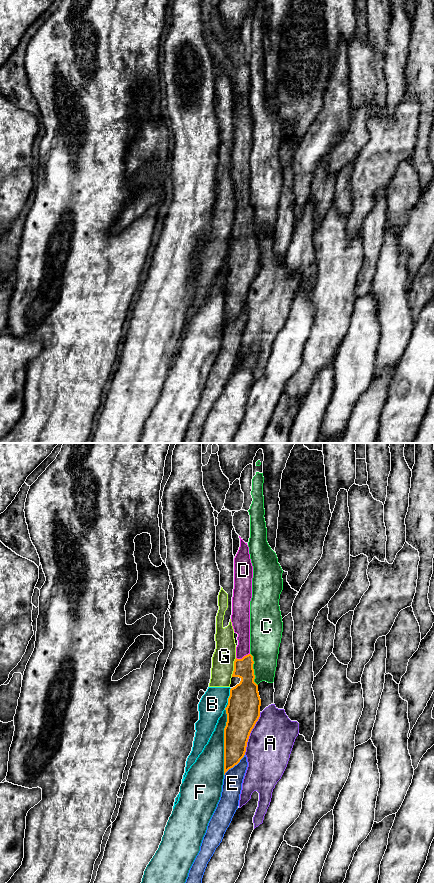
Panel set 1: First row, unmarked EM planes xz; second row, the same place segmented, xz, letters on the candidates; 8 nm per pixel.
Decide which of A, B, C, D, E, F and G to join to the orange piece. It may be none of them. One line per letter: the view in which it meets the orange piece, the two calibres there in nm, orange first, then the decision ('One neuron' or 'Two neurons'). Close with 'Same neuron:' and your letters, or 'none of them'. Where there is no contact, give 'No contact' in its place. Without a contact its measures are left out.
A: Touches orange in xz. Thickness 280 nm (orange) against 360 nm. Two neurons
B: Touches orange in xz. Thickness 280 nm (orange) against 200 nm. Two neurons
C: Touches orange in xz. Thickness 240 nm (orange) against 240 nm. Two neurons
D: Touches orange in xz. Thickness 160 nm (orange) against 140 nm. One neuron
E: Touches orange in xz. Thickness 200 nm (orange) against 160 nm. Two neurons
F: Touches orange in xz. Thickness 240 nm (orange) against 240 nm. Two neurons
G: Touches orange in xz. Thickness 220 nm (orange) against 180 nm. Two neurons
Same neuron: D

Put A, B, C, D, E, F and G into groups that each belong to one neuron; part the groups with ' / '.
A / B G / C / D / E / F

